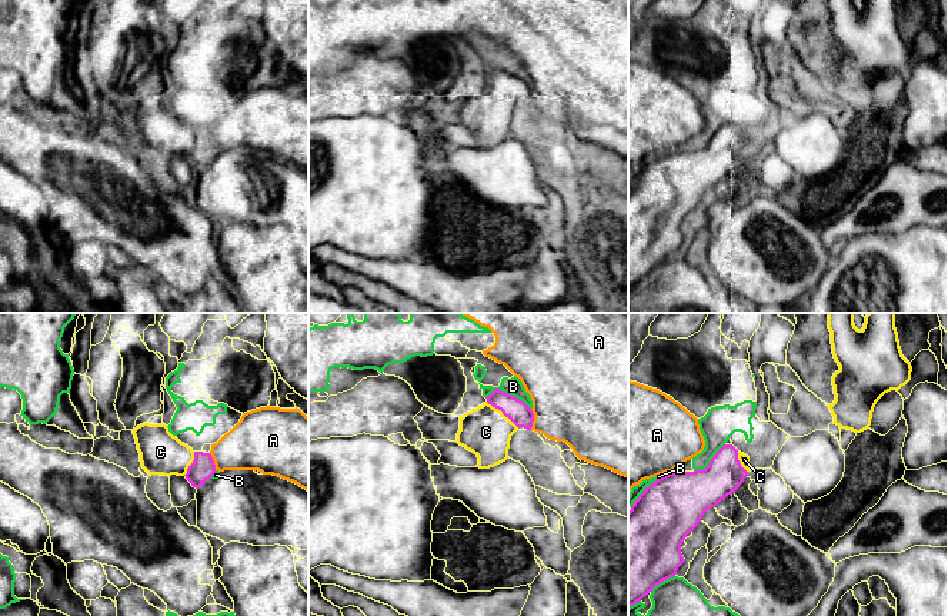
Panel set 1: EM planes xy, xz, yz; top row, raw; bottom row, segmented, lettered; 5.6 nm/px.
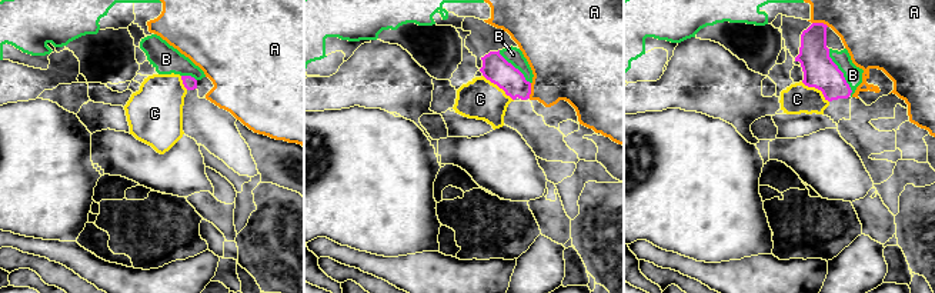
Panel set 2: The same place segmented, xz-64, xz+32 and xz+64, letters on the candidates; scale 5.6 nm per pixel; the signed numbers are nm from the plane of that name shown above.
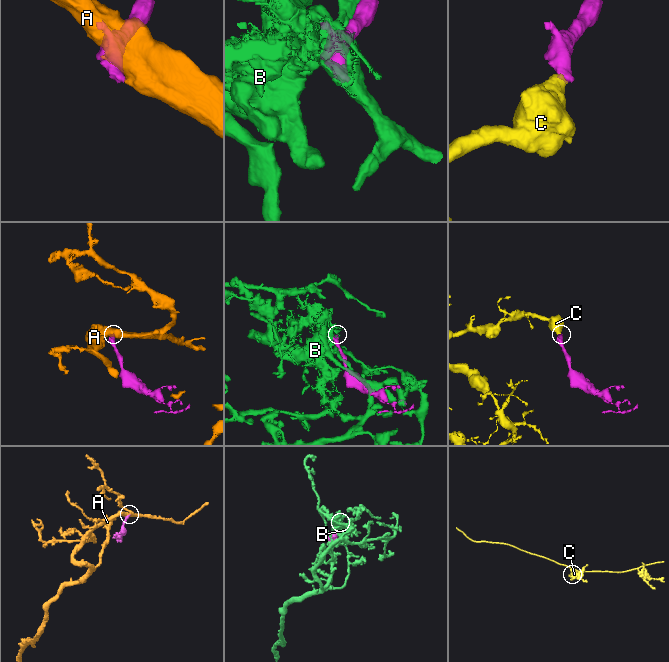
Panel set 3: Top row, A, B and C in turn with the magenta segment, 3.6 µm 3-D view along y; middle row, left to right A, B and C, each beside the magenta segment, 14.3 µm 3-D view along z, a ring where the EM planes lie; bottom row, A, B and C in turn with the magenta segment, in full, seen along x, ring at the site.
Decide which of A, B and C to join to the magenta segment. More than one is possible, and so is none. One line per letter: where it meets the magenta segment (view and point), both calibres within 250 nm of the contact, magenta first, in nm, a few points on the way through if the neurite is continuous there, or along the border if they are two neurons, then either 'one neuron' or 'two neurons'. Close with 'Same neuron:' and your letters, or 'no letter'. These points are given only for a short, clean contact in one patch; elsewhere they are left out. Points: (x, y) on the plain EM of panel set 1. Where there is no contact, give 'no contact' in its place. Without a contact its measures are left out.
A: meets magenta in xz at (533, 99); 120 nm thick on the magenta side, 460 nm on the other; two neurons
B: meets magenta in xz at (507, 73); 120 nm thick on the magenta side, 100 nm on the other; two neurons
C: meets magenta in xz at (501, 90); 120 nm thick on the magenta side, 280 nm on the other; one neuron
Same neuron: C

